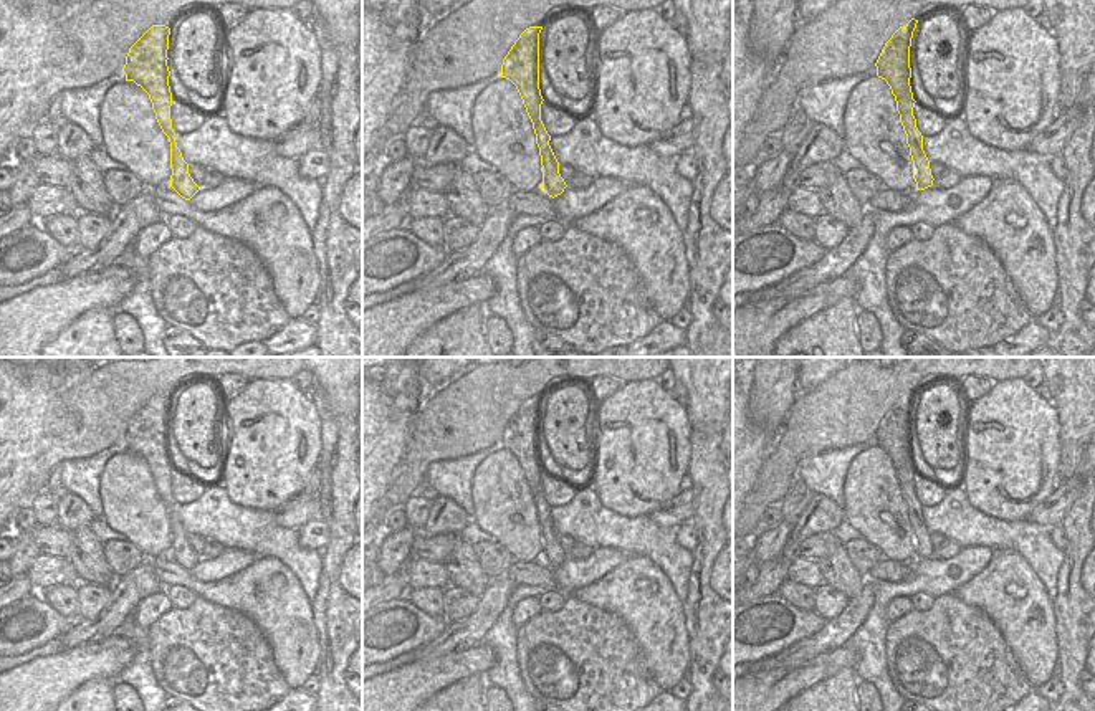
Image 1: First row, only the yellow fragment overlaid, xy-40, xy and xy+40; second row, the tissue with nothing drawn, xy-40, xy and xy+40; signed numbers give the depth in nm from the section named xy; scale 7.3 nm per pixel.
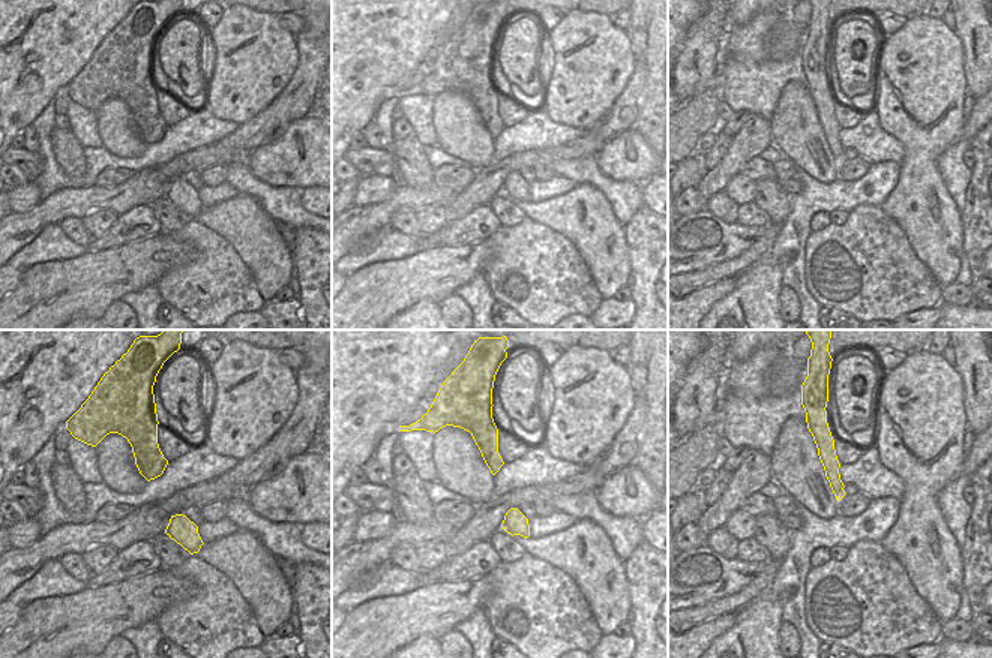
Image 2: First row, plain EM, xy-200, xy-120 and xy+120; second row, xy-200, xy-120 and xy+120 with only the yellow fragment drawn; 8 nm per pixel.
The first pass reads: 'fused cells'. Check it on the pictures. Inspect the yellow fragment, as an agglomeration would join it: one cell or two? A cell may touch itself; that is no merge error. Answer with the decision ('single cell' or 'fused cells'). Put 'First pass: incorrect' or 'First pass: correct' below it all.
fused cells
First pass: correct

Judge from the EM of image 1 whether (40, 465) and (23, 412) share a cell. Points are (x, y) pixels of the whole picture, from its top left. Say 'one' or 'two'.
two

